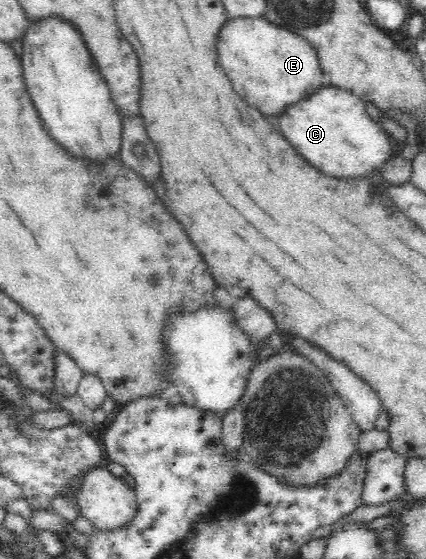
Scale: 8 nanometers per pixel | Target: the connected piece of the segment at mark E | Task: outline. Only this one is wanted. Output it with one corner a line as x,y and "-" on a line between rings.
263,17
228,19
216,39
219,63
233,89
263,115
277,115
322,85
322,68
314,47
304,37

